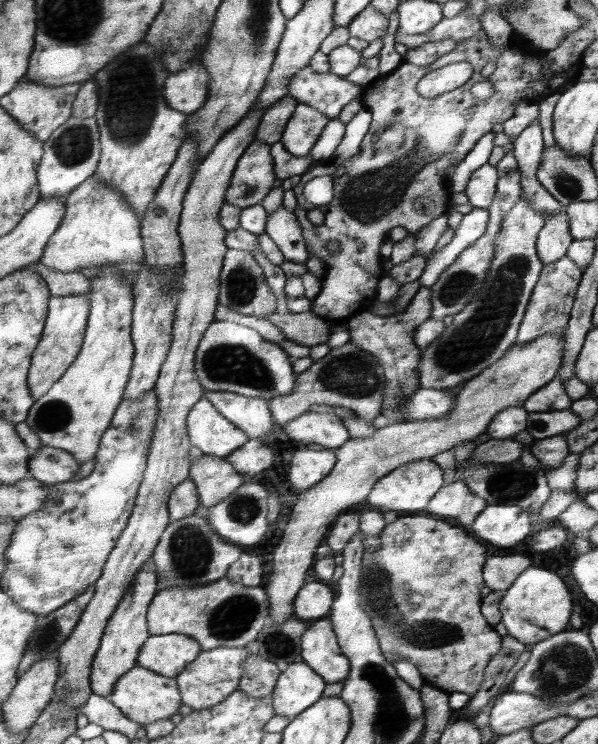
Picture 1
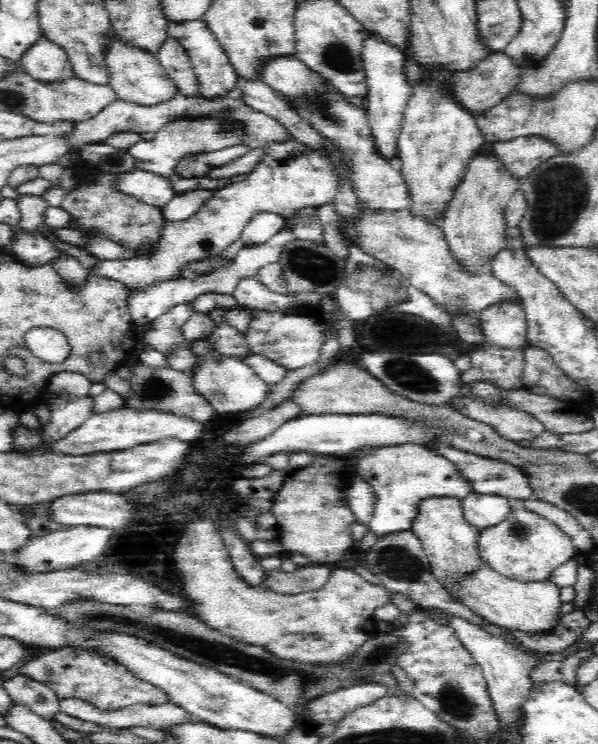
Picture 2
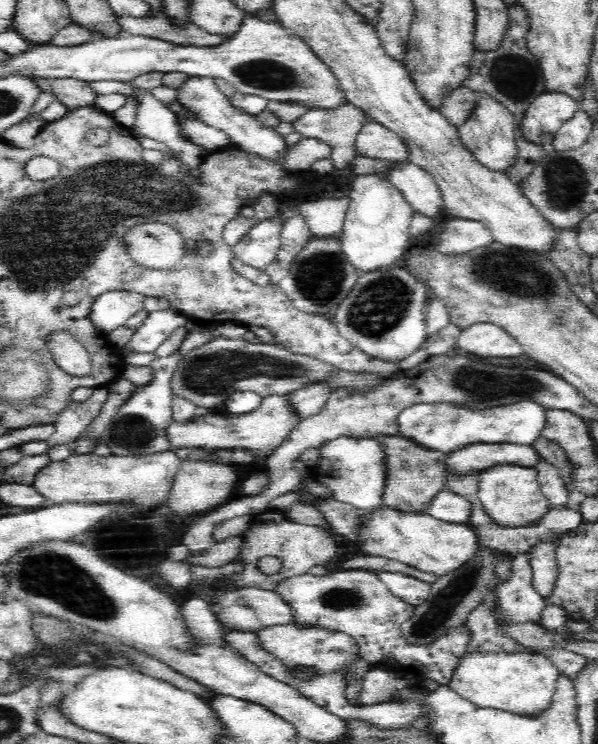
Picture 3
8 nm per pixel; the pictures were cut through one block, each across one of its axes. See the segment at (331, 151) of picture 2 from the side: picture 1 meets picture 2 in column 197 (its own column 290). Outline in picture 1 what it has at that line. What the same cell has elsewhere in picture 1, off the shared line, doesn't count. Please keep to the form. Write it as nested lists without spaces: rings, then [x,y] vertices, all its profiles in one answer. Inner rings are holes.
[[[282,205],[271,211],[264,233],[278,246],[285,259],[297,264],[306,264],[309,260],[311,254],[294,211],[289,211]]]

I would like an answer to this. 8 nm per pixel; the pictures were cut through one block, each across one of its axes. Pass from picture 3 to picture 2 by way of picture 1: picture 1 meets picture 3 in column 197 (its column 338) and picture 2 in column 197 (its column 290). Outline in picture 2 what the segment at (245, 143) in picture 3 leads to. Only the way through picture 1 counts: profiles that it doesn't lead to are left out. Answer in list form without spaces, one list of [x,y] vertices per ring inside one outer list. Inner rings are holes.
[[[169,36],[156,56],[170,79],[176,82],[178,92],[185,96],[199,94],[198,78],[191,66],[191,58],[178,39]]]

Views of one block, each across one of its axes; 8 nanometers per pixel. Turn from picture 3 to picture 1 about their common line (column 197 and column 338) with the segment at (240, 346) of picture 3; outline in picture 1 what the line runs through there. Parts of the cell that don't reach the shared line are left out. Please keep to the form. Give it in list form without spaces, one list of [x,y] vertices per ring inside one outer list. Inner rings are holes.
[[[349,342],[305,372],[297,375],[295,389],[287,395],[279,395],[270,402],[277,426],[284,426],[309,411],[311,404],[326,404],[353,409],[363,419],[372,421],[382,414],[388,380],[383,366],[367,350],[355,342]]]

